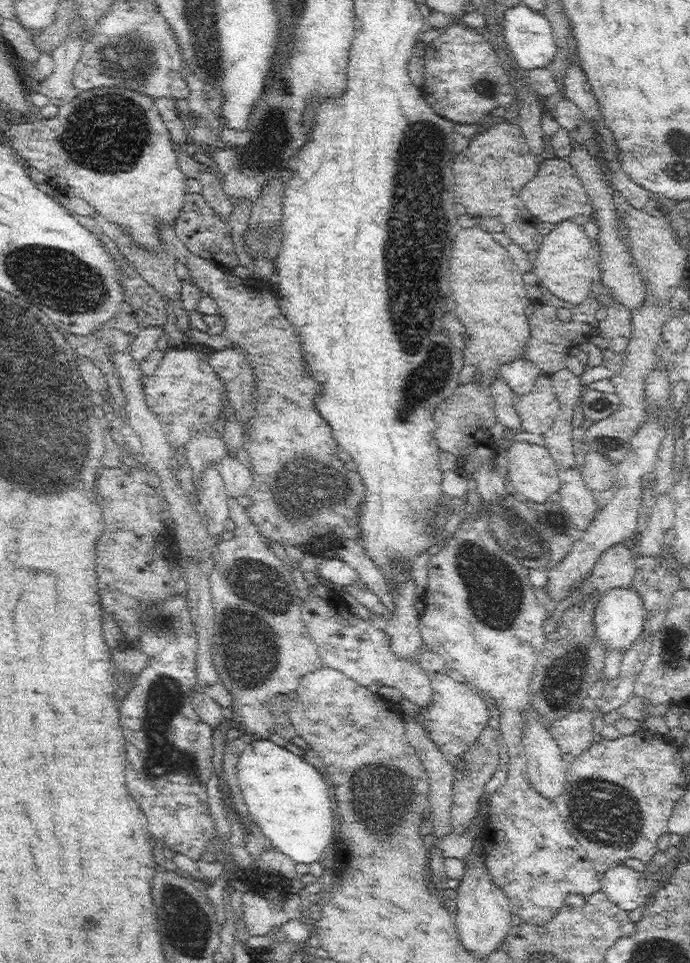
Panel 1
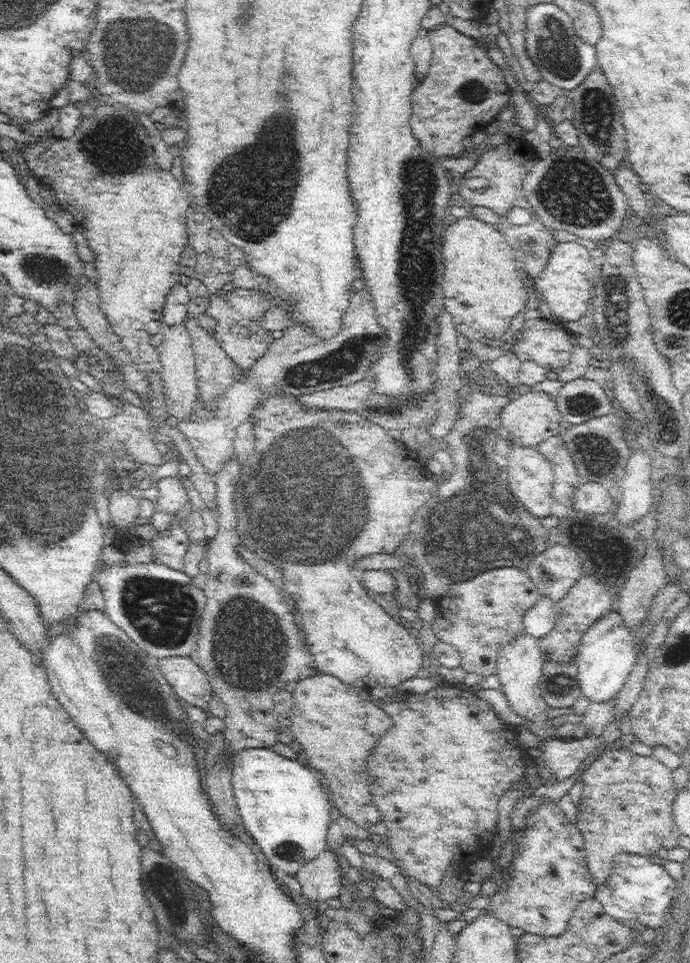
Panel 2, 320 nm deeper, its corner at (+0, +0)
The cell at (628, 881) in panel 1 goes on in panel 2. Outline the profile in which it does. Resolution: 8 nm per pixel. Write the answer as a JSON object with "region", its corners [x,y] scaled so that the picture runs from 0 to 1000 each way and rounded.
{"region":[[[899,887],[891,890],[883,908],[884,912],[868,918],[862,927],[881,950],[925,969],[933,963],[958,966],[965,961],[964,956],[970,954],[965,945],[977,927],[977,914],[959,897],[928,888]]]}

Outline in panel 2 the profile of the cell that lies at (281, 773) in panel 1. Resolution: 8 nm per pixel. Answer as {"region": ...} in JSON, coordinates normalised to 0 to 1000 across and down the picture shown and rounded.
{"region":[[[357,777],[341,787],[336,814],[357,860],[362,862],[365,870],[371,872],[372,879],[378,881],[387,893],[410,909],[428,911],[435,899],[461,891],[474,881],[472,866],[481,856],[478,847],[483,834],[478,833],[475,820],[467,818],[467,812],[455,806],[449,798],[429,789],[412,787],[391,777]]]}

